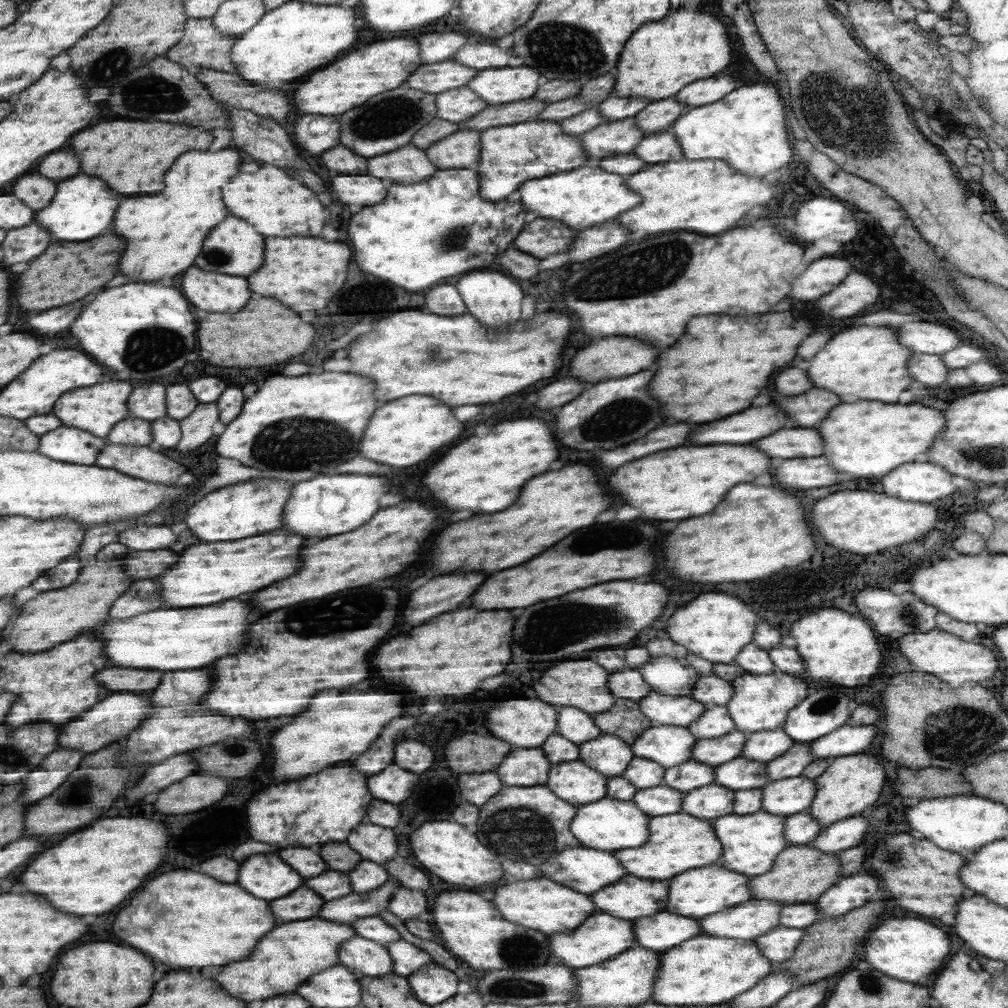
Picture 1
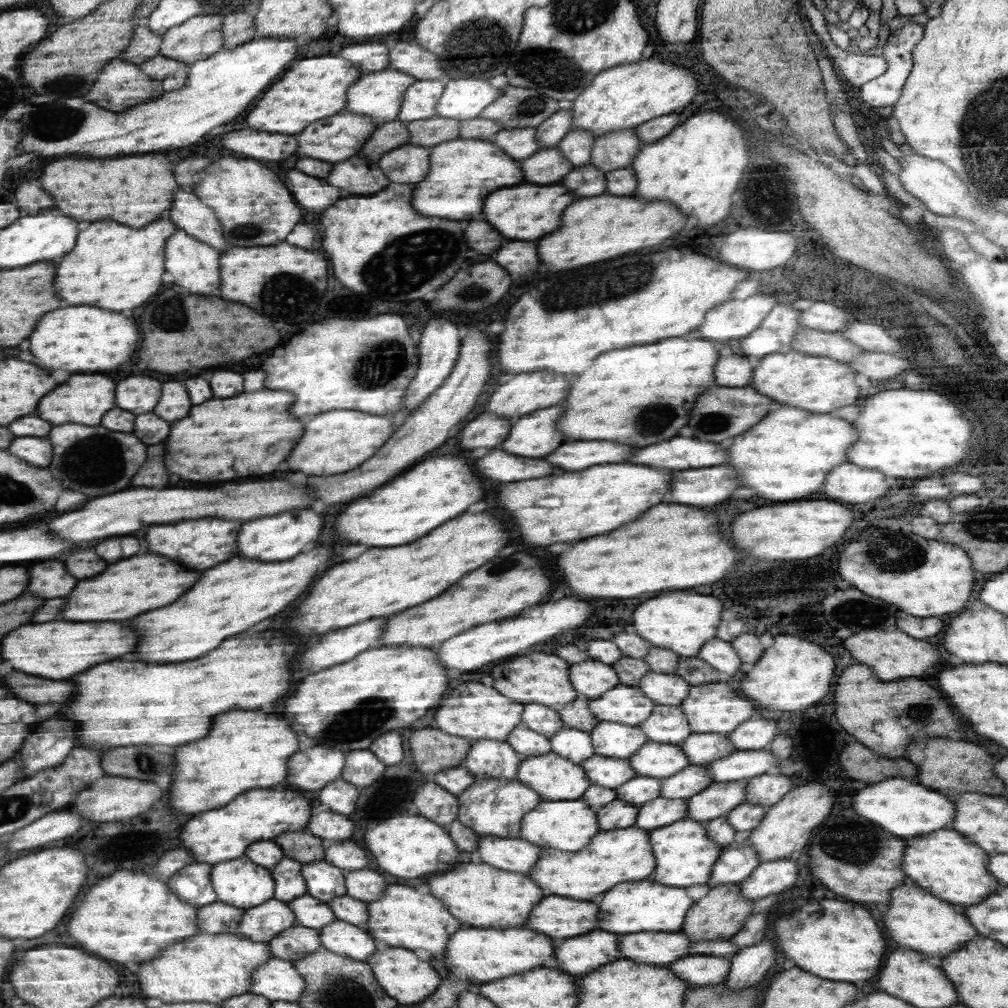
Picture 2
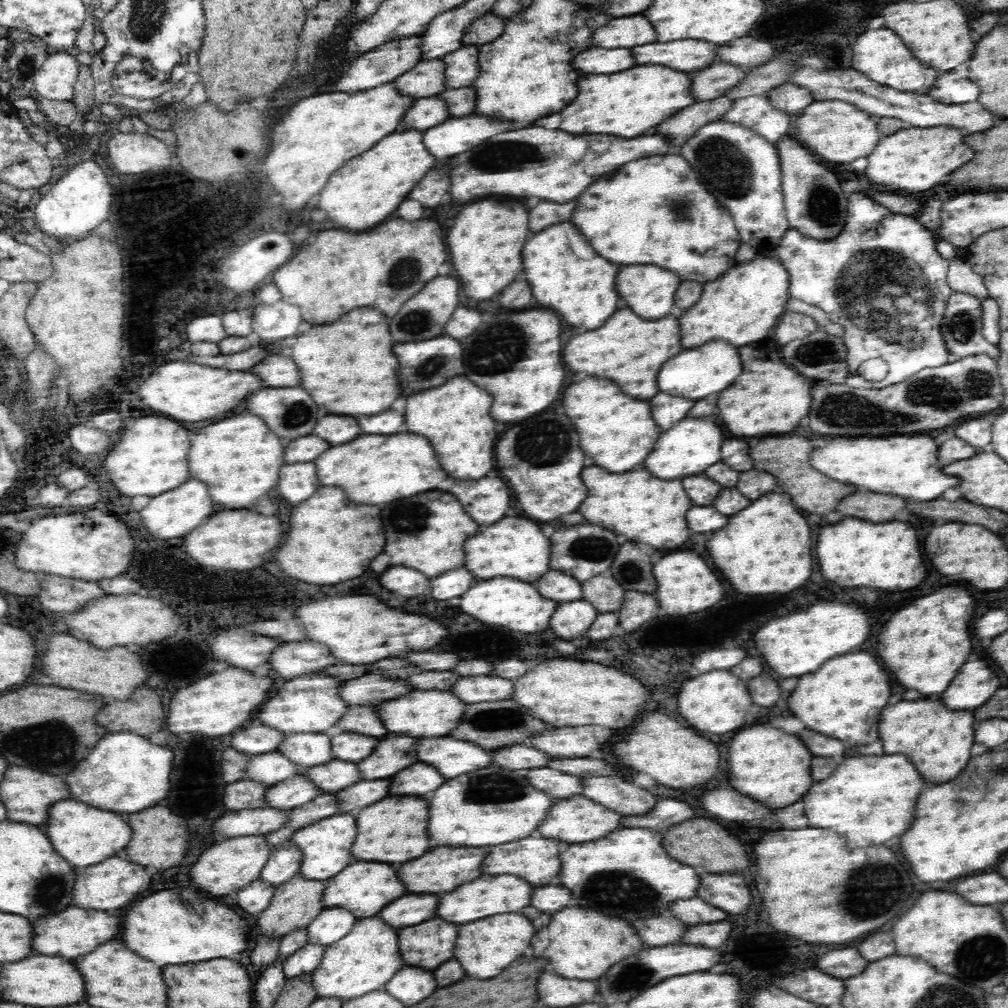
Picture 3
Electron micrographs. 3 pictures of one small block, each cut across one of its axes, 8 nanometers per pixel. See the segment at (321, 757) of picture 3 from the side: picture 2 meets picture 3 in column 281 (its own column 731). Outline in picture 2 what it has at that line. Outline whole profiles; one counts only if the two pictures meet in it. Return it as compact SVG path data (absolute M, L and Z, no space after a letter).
M692 733L682 744L692 765L708 766L710 761L718 760L738 750L728 735L722 733Z

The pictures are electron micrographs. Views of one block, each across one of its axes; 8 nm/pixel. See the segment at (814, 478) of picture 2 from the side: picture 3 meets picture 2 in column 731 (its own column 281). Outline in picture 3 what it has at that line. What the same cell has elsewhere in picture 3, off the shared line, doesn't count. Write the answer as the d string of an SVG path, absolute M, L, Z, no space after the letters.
M246 414L220 420L216 424L200 428L192 436L188 452L190 476L208 486L210 498L218 510L246 508L264 496L276 482L282 466L284 446L280 438L266 430L262 418Z

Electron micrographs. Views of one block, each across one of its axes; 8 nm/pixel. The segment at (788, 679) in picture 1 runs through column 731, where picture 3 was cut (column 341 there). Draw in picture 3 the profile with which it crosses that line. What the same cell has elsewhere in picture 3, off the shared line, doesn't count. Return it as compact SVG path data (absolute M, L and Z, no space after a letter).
M322 674L300 675L287 679L278 693L263 702L256 712L255 722L265 724L275 731L287 734L325 733L336 721L344 716L348 704L334 694L342 680Z

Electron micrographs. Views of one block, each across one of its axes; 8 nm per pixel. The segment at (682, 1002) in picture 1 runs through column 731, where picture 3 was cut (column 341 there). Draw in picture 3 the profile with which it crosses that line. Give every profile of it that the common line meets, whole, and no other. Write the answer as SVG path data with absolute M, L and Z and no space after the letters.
M374 916L358 919L346 936L325 948L318 968L311 973L311 983L317 997L338 998L344 1002L384 989L394 973L406 966L398 950L394 928L390 930L382 919Z

